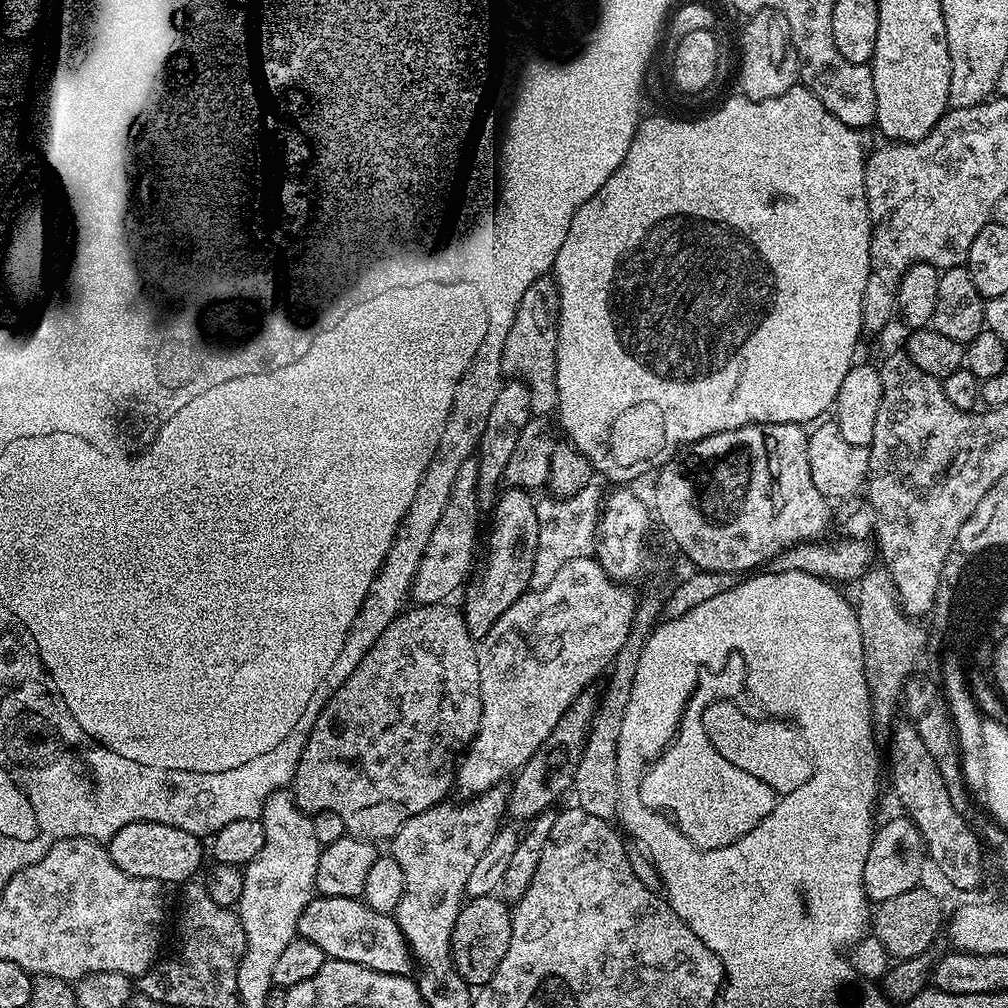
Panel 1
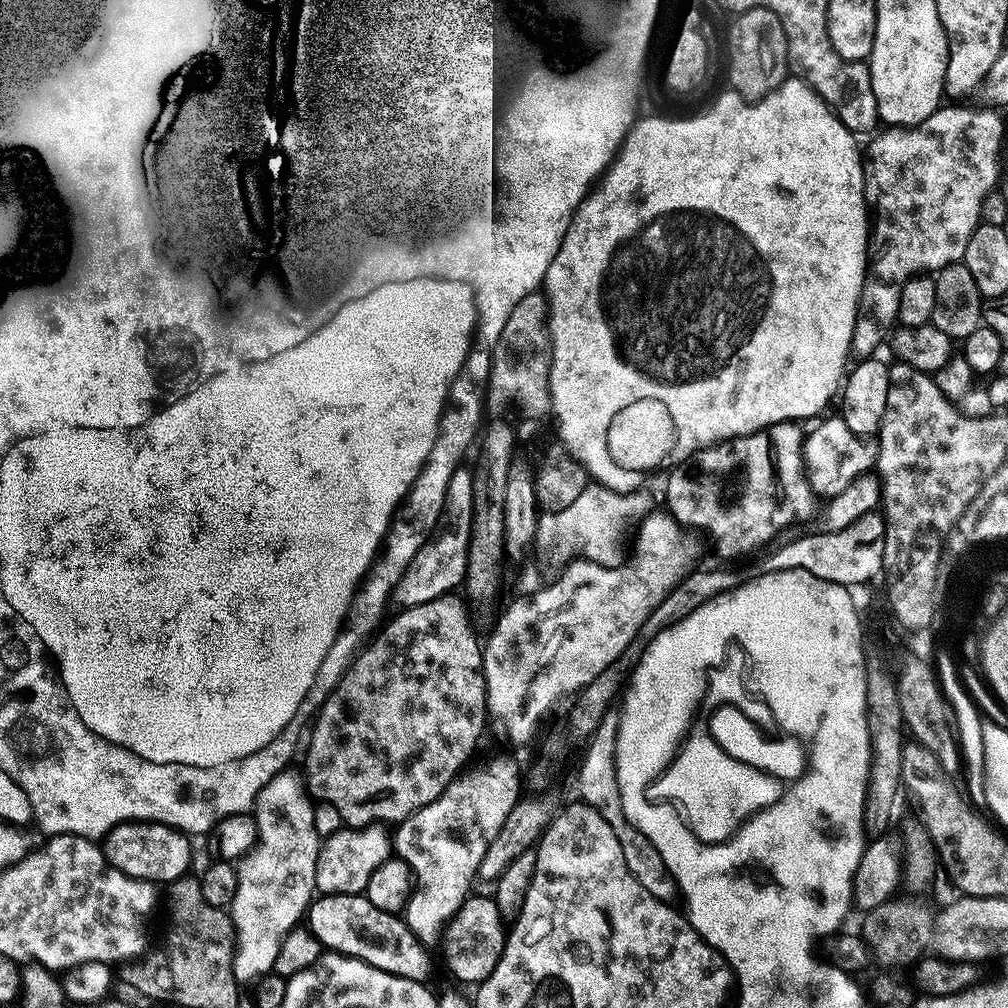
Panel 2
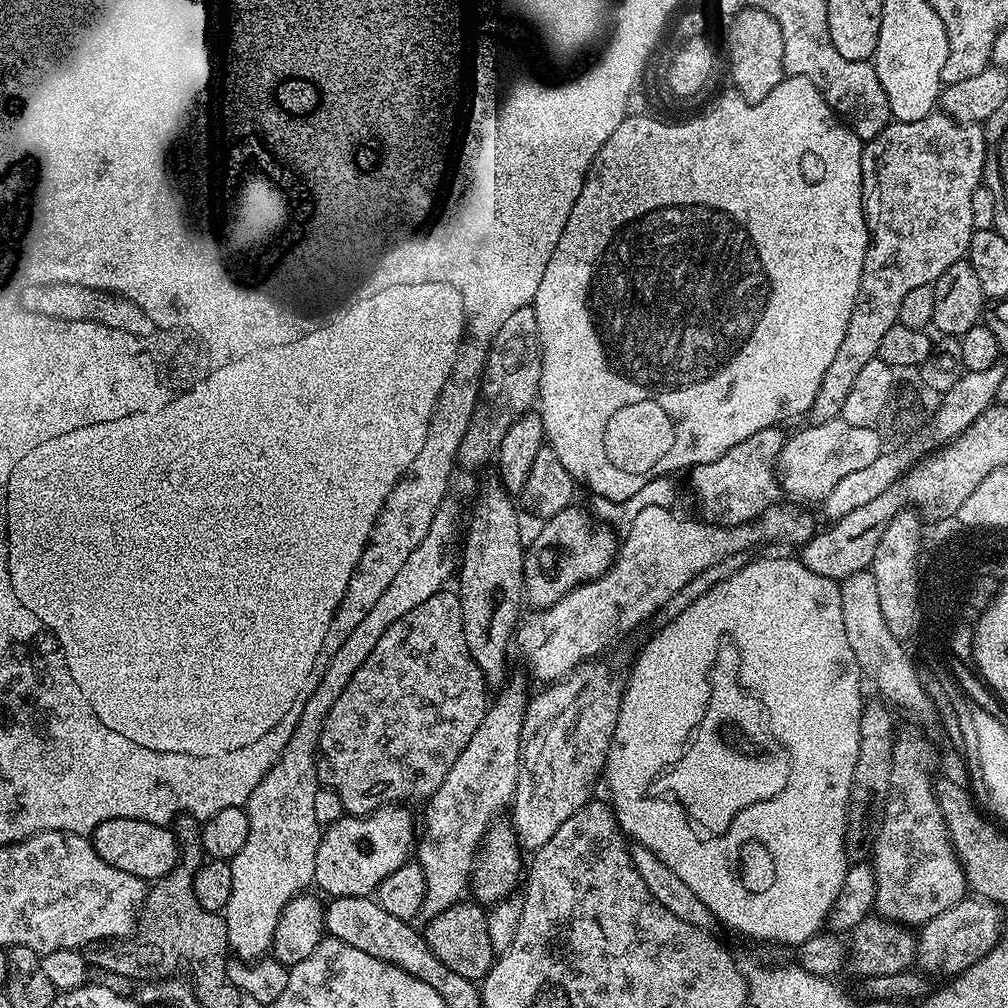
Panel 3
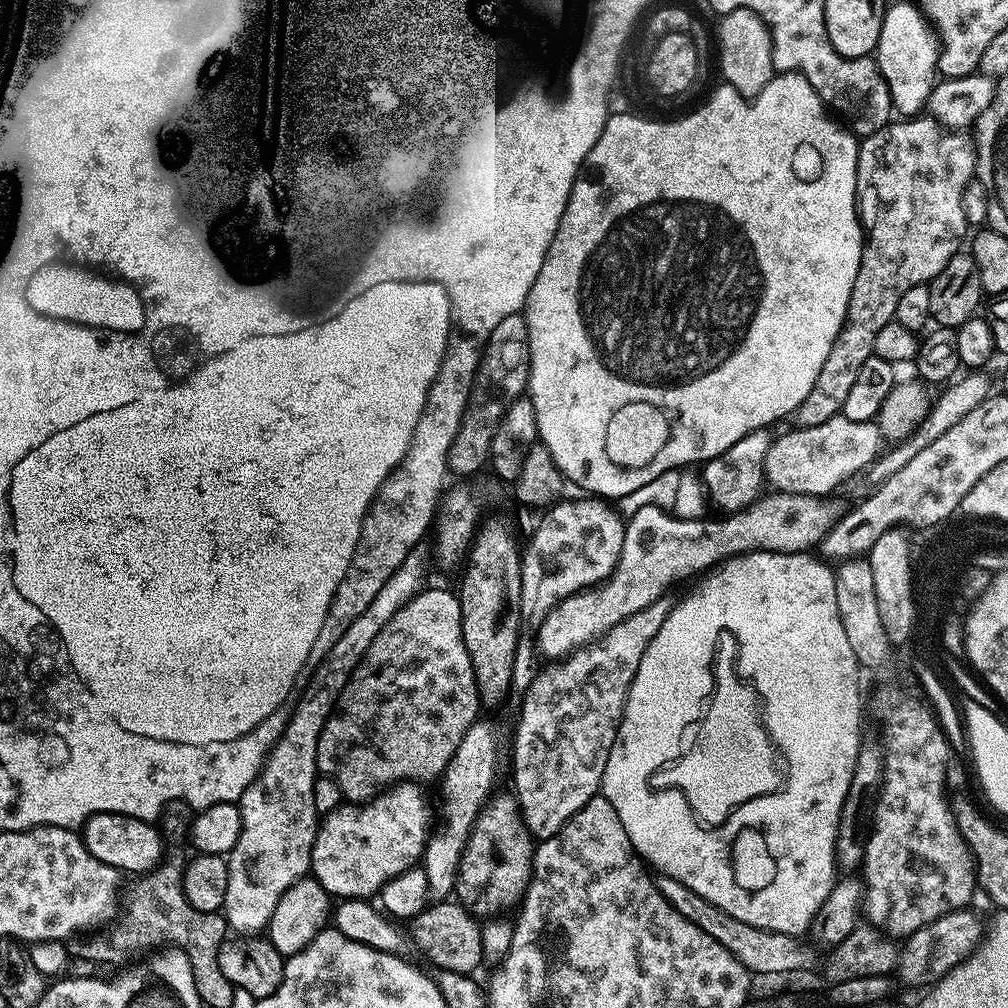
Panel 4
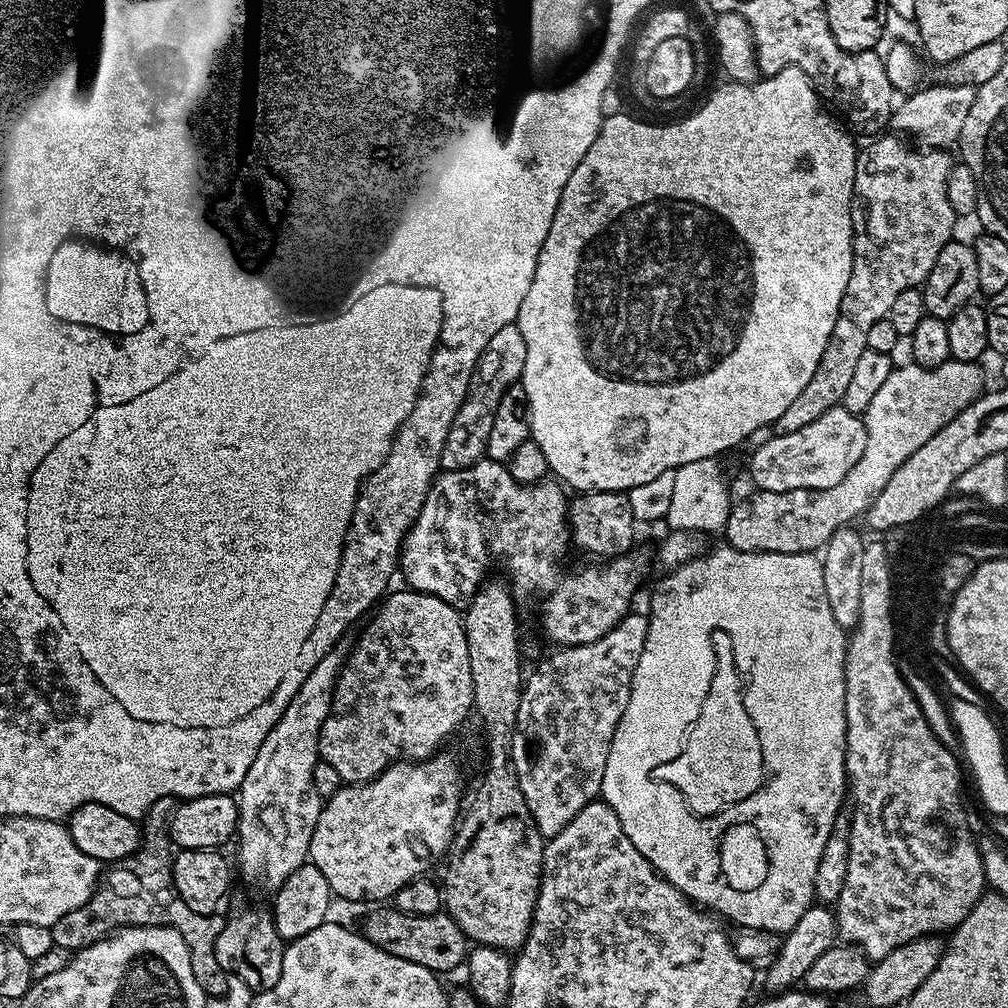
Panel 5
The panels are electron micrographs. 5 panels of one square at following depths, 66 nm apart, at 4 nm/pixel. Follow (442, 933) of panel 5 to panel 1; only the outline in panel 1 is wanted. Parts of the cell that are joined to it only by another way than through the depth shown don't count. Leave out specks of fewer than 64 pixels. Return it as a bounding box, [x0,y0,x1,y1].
[452,895,512,986]

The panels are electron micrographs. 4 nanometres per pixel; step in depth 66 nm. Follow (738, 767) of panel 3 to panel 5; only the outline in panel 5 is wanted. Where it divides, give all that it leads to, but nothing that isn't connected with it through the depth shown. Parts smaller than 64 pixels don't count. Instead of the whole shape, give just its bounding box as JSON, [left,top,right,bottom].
[651,668,766,818]

